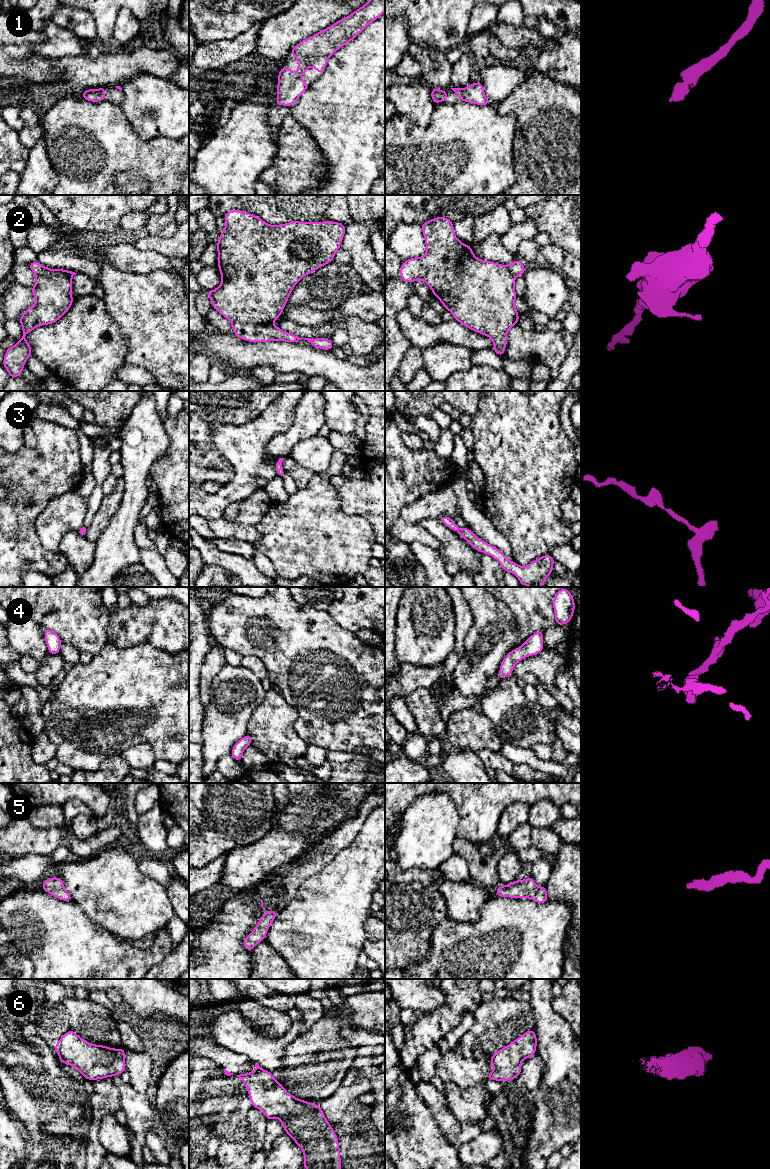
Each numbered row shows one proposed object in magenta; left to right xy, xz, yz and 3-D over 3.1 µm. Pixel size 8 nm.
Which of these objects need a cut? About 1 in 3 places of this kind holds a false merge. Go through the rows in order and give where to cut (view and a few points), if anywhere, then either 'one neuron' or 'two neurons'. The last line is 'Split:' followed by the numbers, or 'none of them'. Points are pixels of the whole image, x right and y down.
1: no cut | one neuron
2: xz (231, 321), (271, 323) | two neurons
3: no cut | one neuron
4: no cut | one neuron
5: no cut | one neuron
6: no cut | one neuron
Split: 2

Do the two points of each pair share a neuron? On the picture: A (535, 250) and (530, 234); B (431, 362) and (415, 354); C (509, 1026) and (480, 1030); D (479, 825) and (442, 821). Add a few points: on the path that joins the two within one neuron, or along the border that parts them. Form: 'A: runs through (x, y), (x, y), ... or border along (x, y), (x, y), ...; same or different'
A: border along (533, 239), (524, 239), (516, 252); different
B: border along (422, 351), (424, 366); different
C: runs through (502, 1026), (487, 1030); same
D: border along (453, 801), (459, 816), (459, 834); different

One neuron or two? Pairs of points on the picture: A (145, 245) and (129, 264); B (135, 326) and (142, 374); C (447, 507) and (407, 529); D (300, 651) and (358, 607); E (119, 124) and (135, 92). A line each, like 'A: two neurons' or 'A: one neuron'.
A: two neurons
B: two neurons
C: one neuron
D: two neurons
E: two neurons

